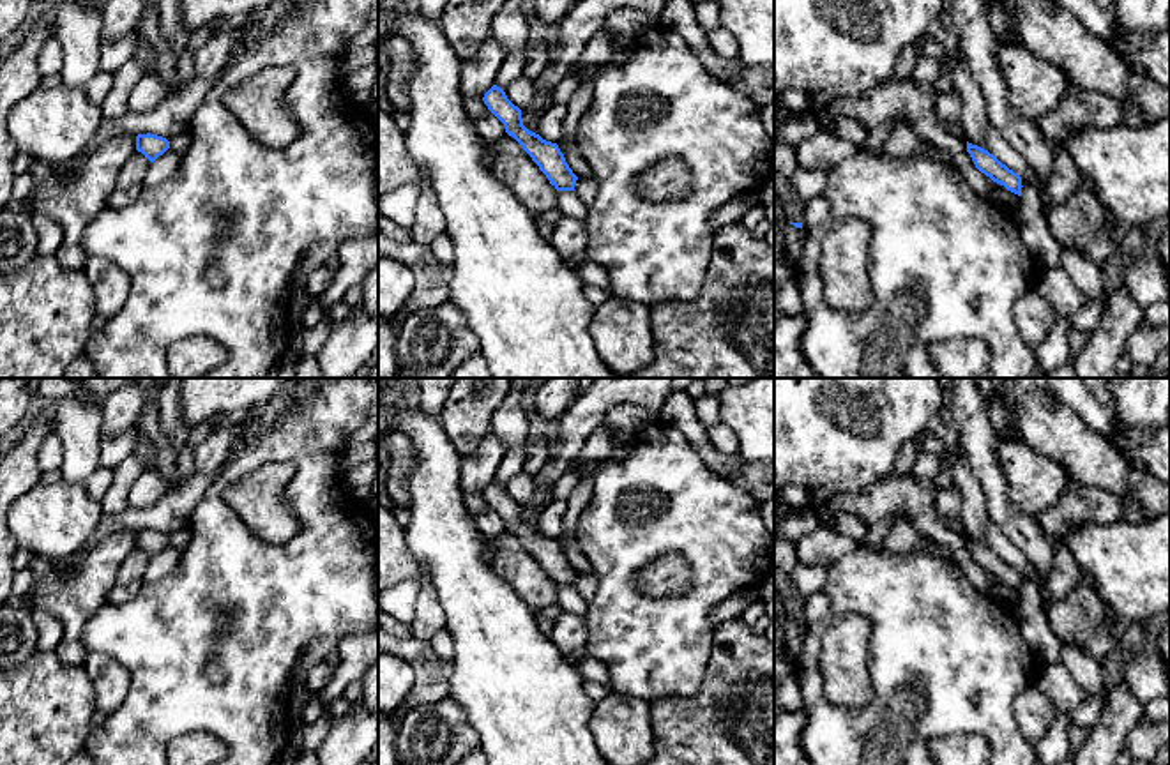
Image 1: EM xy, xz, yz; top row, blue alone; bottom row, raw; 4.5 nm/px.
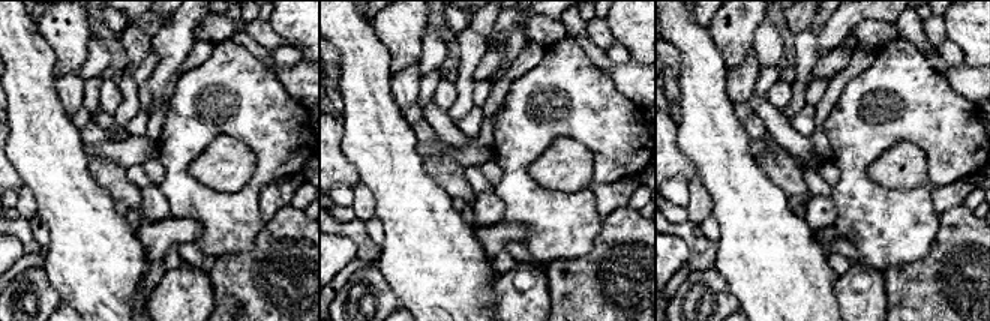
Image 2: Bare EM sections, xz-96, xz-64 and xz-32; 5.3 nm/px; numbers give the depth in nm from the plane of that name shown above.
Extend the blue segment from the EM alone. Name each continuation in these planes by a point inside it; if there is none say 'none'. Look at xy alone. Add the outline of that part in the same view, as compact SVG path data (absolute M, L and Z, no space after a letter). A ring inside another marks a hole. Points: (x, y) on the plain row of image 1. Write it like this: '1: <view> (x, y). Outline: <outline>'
none

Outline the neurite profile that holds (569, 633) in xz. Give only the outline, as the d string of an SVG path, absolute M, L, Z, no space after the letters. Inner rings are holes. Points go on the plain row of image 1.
M562 611L553 620L553 629L548 638L557 645L564 657L573 659L573 655L583 652L587 645L585 617L574 617Z

